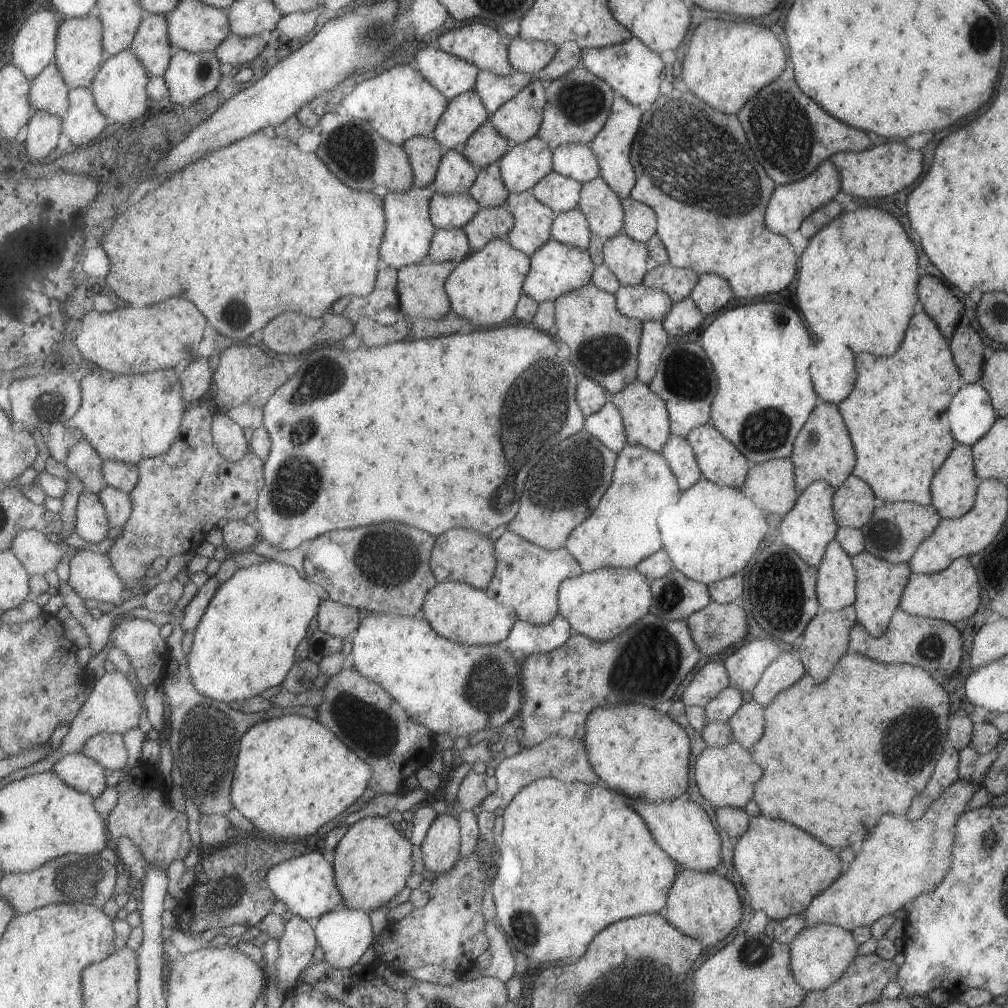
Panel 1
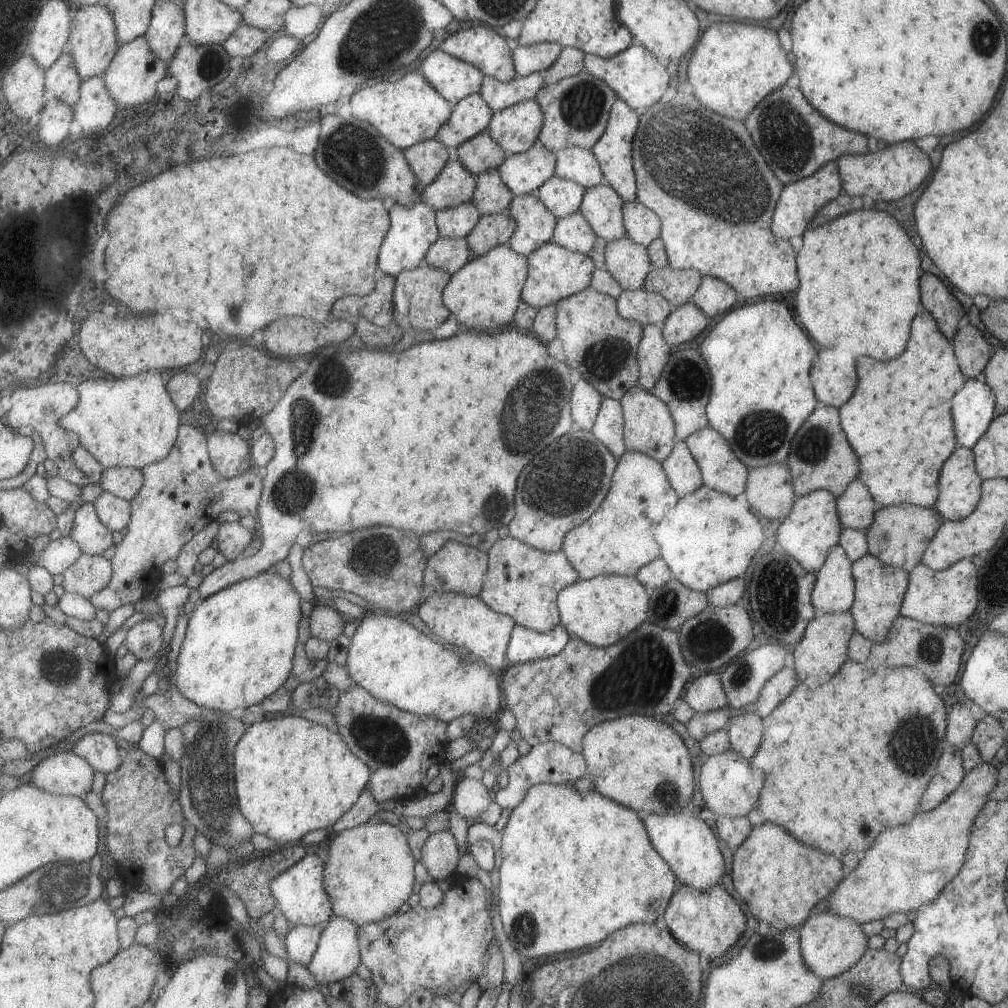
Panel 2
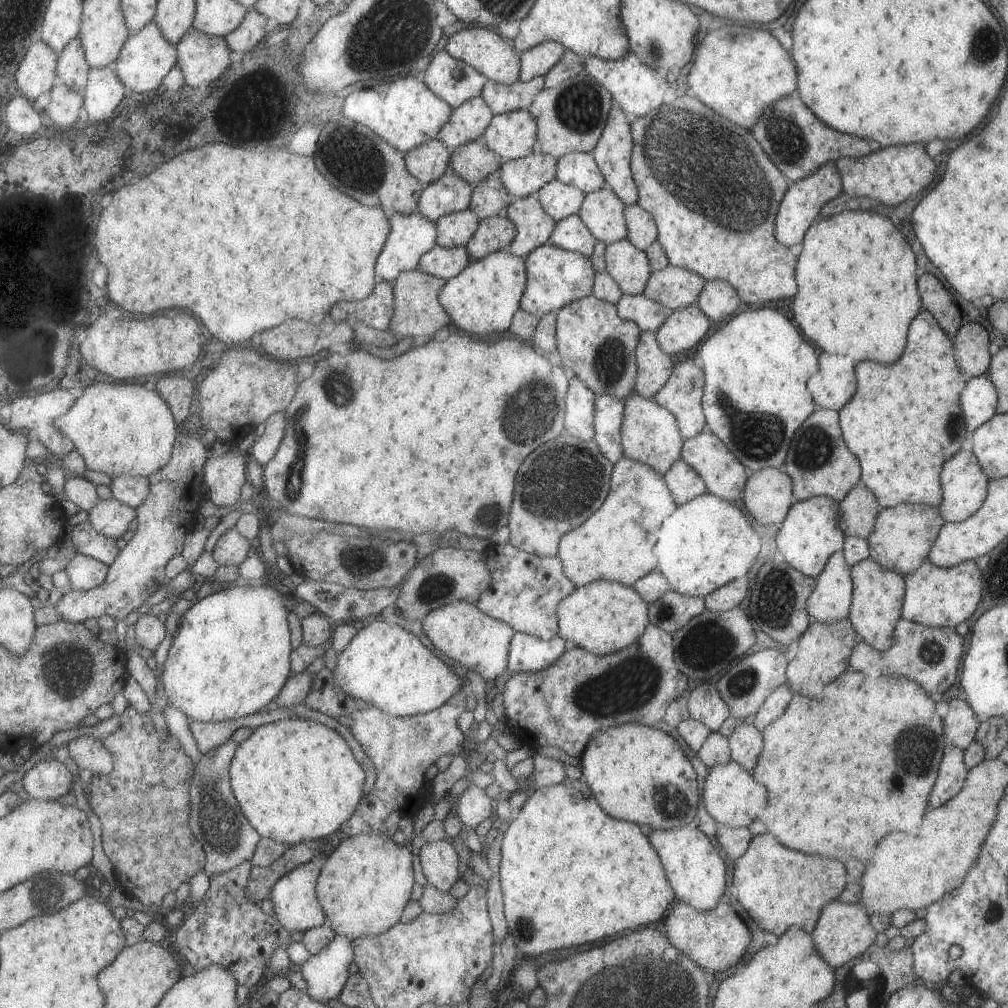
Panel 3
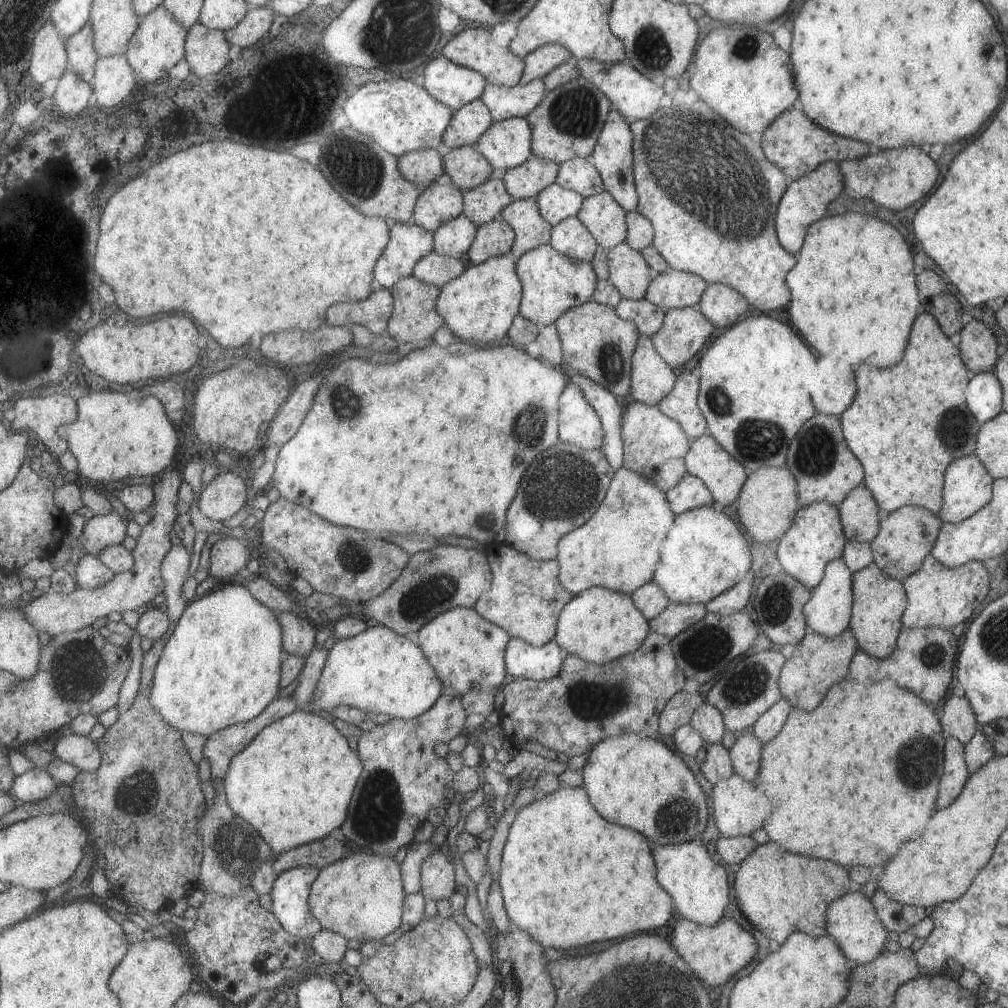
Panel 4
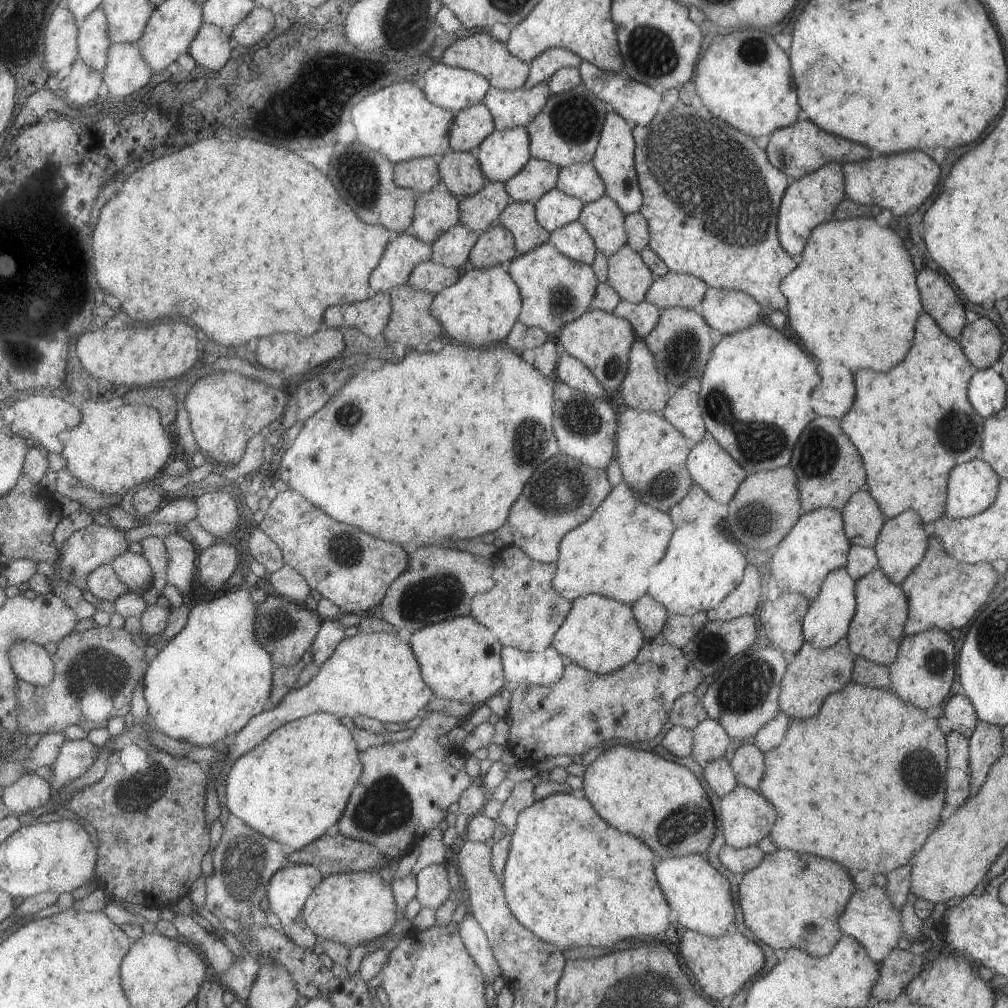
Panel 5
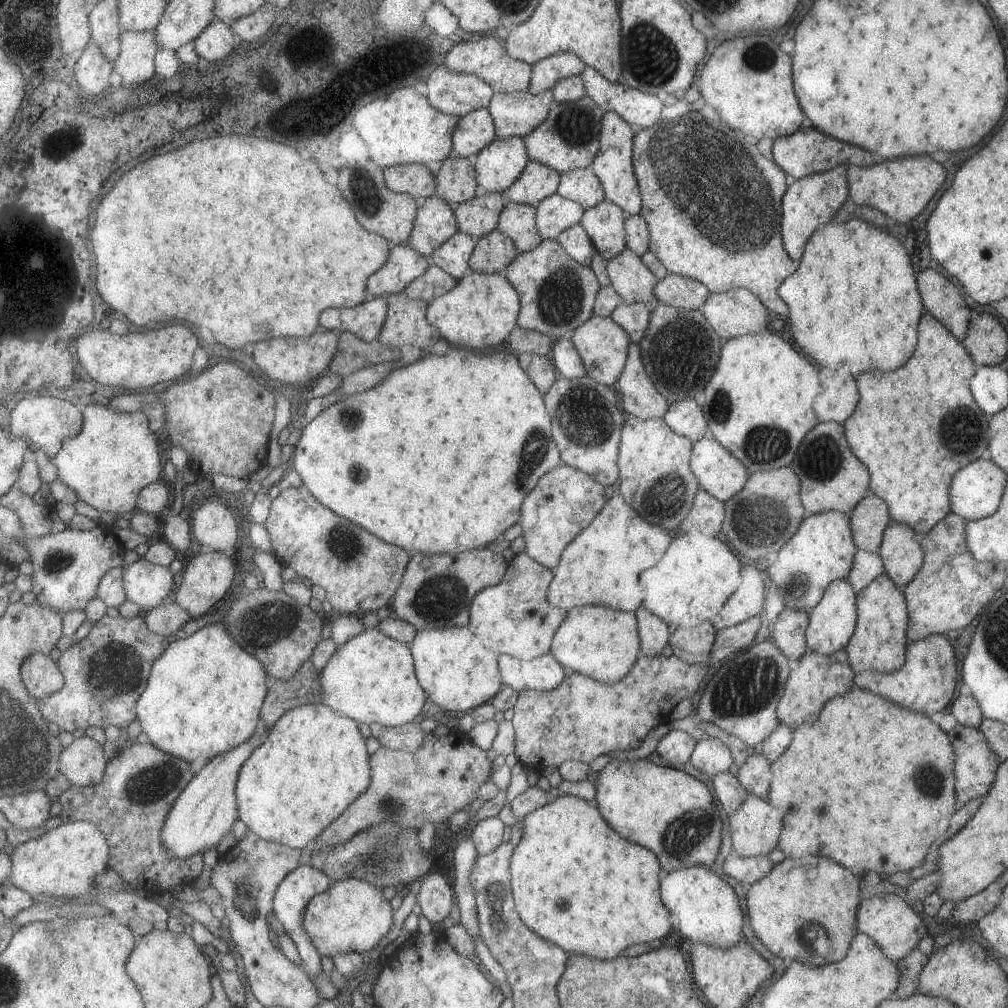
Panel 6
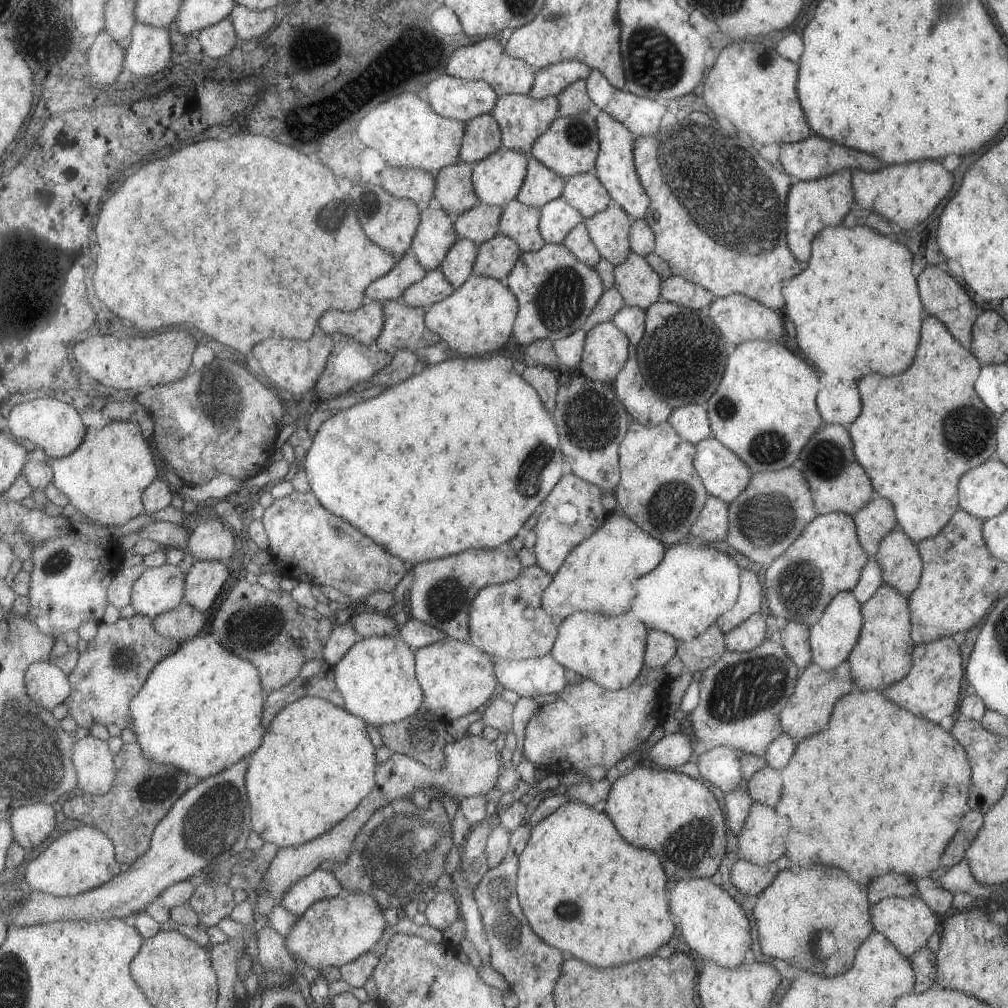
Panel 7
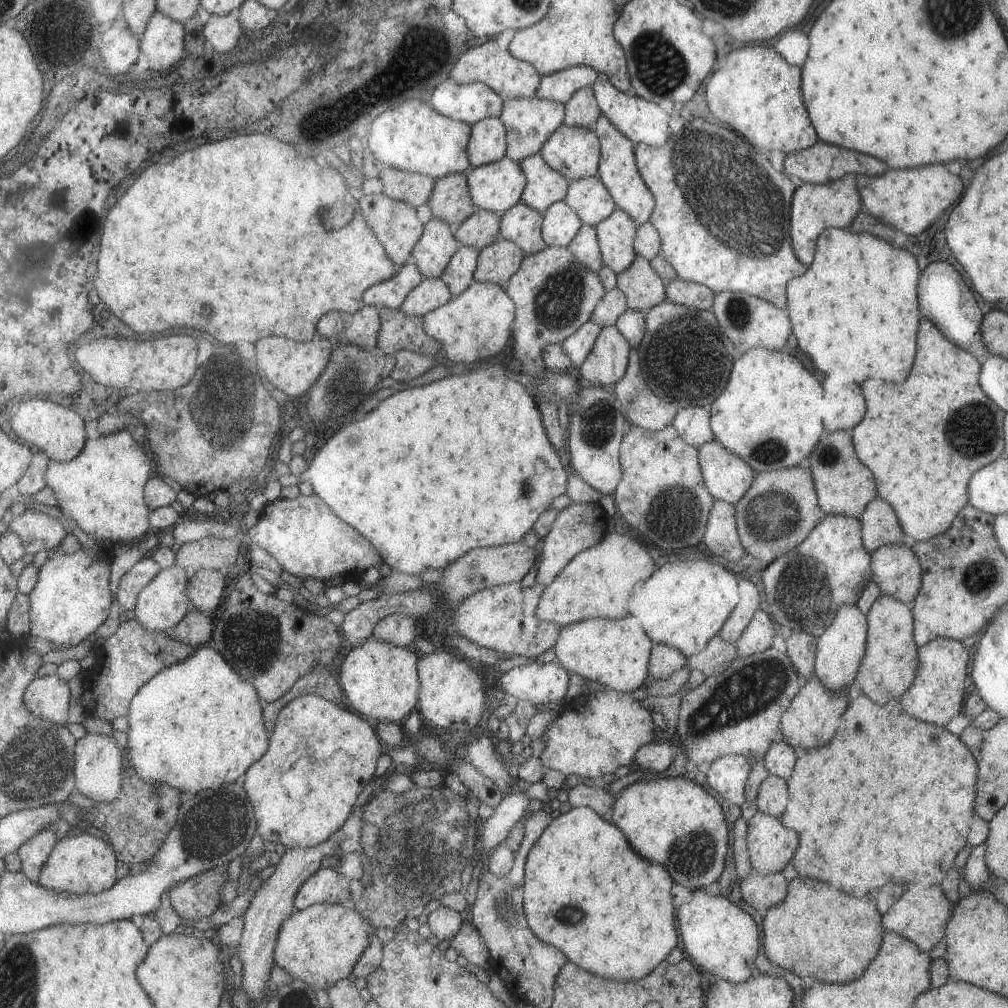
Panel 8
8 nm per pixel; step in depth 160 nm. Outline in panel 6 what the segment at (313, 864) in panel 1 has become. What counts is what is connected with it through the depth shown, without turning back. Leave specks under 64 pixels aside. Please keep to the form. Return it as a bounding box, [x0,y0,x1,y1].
[271,865,331,981]

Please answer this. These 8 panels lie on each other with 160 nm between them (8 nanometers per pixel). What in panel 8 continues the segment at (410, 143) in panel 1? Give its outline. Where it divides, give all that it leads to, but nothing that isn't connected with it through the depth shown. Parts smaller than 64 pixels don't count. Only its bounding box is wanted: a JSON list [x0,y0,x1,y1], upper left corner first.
[379,168,434,209]

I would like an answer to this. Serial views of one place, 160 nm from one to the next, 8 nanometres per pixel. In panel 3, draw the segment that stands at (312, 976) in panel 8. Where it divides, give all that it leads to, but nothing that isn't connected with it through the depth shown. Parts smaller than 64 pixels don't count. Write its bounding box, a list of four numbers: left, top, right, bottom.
[315,833,413,941]

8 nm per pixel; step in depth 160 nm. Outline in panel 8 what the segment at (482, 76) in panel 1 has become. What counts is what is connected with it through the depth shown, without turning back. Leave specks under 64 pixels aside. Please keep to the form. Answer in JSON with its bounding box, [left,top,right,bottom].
[498,99,564,163]

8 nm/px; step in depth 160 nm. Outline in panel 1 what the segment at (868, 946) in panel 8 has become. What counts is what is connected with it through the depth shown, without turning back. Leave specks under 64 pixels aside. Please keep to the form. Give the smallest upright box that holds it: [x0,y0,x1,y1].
[733,814,844,920]

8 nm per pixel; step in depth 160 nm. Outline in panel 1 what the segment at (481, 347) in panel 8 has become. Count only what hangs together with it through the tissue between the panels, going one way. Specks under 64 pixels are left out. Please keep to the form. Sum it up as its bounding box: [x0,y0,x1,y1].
[445,238,530,329]

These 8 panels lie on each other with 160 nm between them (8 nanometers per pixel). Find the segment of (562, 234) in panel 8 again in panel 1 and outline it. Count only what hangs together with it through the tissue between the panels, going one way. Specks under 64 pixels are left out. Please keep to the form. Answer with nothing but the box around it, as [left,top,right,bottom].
[529,171,581,213]

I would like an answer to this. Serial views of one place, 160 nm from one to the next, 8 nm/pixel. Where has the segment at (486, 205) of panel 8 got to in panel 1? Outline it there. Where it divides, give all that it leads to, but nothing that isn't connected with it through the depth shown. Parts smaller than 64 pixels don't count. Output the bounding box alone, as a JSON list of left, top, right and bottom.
[490,78,546,144]

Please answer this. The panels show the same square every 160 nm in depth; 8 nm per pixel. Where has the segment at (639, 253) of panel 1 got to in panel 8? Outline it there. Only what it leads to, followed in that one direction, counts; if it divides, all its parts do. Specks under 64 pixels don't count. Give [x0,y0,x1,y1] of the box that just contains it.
[616,255,667,312]

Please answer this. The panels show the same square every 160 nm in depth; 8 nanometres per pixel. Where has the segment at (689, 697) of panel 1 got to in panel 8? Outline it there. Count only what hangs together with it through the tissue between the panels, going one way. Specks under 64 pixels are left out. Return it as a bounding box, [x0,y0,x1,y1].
[705,755,751,804]

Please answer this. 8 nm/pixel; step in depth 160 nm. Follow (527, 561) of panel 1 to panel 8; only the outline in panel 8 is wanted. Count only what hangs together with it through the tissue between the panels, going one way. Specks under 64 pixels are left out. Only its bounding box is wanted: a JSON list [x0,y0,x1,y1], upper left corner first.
[452,582,560,659]

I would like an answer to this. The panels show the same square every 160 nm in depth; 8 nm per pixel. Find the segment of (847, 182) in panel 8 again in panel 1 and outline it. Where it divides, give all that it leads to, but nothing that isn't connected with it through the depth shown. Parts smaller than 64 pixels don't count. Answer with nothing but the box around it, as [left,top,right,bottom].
[763,159,840,235]

